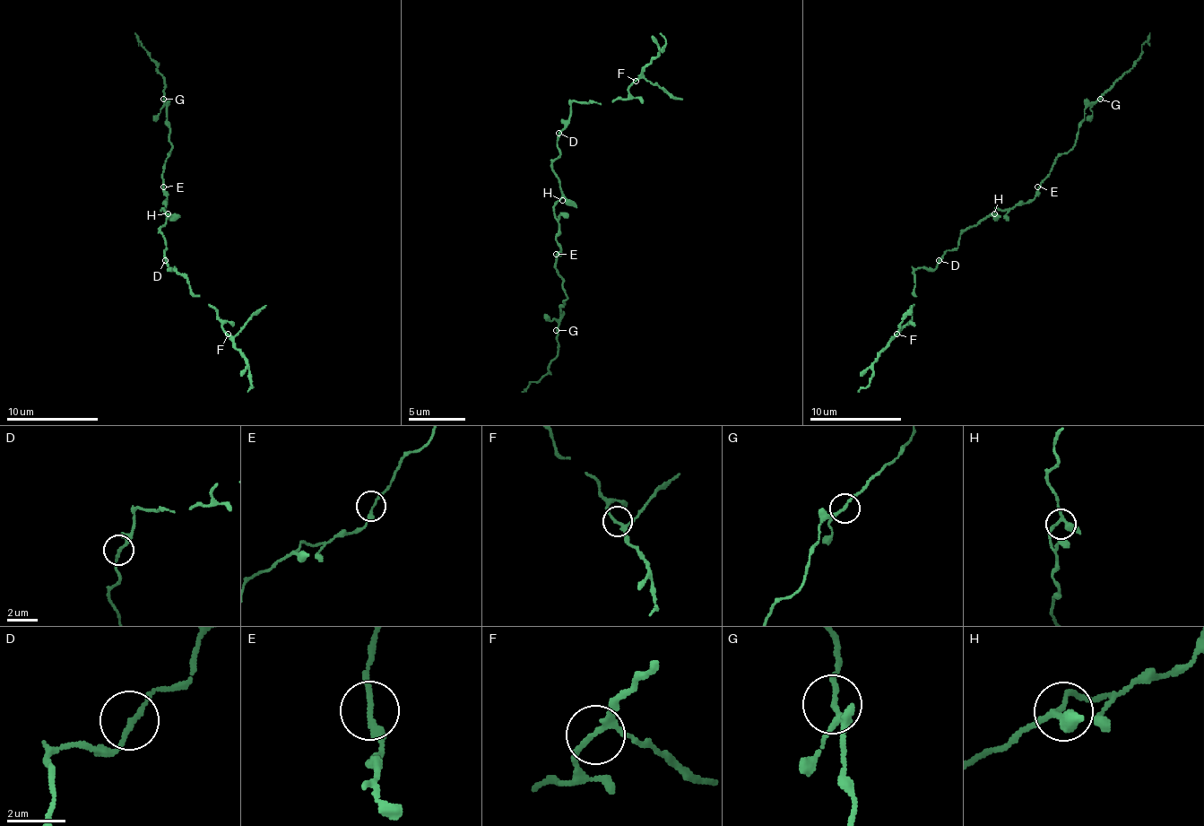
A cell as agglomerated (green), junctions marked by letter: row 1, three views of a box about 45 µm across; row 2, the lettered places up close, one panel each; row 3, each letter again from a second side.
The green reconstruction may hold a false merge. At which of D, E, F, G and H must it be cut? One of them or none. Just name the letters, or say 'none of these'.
none of these

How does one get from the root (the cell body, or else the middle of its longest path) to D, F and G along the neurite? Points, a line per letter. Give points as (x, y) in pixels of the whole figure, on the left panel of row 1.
D: (165, 213), (168, 216), (160, 228), (165, 237), (163, 250), (165, 260)
F: (165, 213), (160, 228), (165, 237), (163, 257), (188, 282), (188, 287), (216, 310), (220, 326), (228, 334)
G: (165, 213), (160, 209), (165, 207), (163, 166), (172, 147), (168, 108), (163, 99)

